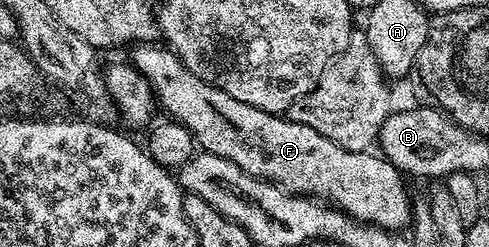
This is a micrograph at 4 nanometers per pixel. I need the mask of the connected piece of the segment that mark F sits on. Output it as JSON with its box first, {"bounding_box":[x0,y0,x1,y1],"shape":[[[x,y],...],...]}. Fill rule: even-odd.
{"bounding_box":[131,42,413,230],"shape":[[[153,42],[138,43],[132,49],[131,63],[149,80],[156,103],[160,107],[162,104],[172,119],[187,126],[204,151],[233,160],[249,176],[270,180],[288,192],[324,200],[364,224],[390,230],[410,227],[413,200],[405,185],[406,177],[384,155],[373,150],[343,150],[311,126],[247,106],[247,102],[239,102],[239,98],[231,98],[231,94],[196,77],[174,51],[157,46]]]}

